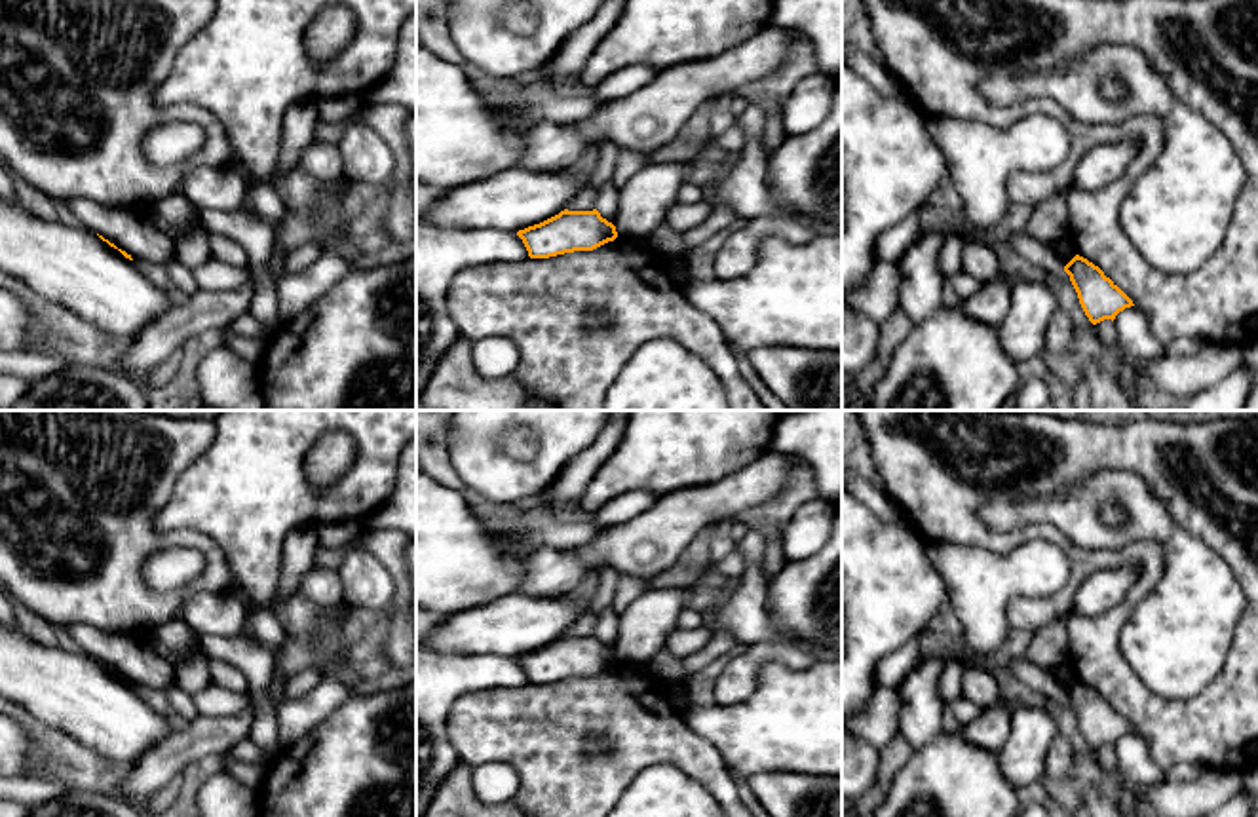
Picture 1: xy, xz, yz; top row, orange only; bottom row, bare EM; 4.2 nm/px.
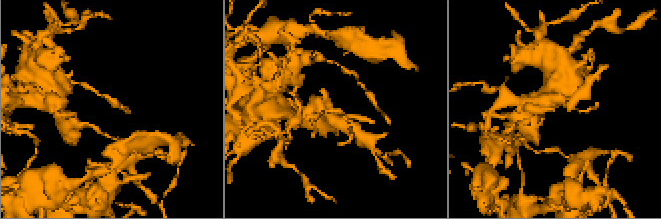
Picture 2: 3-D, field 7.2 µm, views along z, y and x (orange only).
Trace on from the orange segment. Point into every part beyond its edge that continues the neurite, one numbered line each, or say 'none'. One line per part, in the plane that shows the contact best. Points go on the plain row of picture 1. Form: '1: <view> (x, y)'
none

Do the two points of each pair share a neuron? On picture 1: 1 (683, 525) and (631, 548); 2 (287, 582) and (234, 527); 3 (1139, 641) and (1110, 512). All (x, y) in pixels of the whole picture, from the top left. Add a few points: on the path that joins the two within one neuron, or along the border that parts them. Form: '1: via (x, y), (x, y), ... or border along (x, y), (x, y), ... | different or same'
1: via (669, 527), (645, 546) | same
2: border along (289, 532), (284, 542), (282, 578), (272, 603) | different
3: border along (1097, 513), (1112, 527), (1120, 527), (1127, 519) | different

